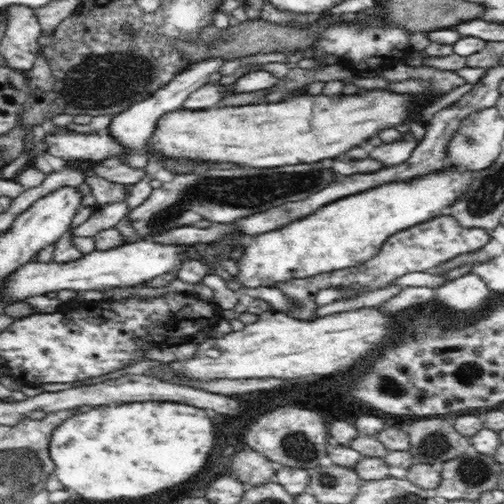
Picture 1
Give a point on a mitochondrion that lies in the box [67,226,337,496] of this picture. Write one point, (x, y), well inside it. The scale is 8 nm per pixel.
(297, 446)

